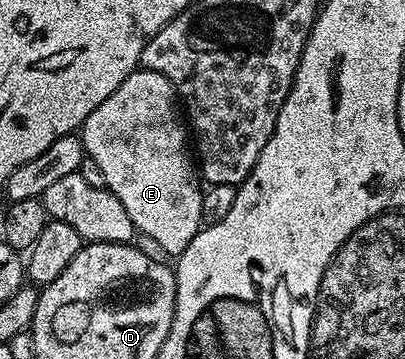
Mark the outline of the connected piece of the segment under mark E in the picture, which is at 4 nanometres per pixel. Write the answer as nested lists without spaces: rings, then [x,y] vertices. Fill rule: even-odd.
[[[137,70],[85,118],[81,129],[83,151],[105,174],[107,191],[112,192],[125,206],[125,214],[133,222],[136,233],[148,236],[163,252],[168,252],[171,258],[178,256],[193,242],[193,238],[204,227],[203,193],[201,176],[189,147],[189,128],[181,115],[181,104],[175,95],[175,87],[169,78],[160,72]]]

